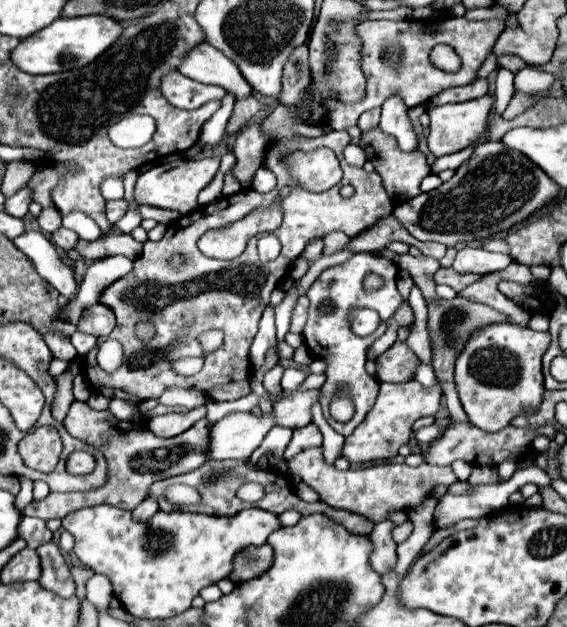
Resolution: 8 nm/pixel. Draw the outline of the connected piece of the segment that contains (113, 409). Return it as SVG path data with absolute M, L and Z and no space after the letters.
M113 398L110 402L110 412L120 420L128 420L133 414L134 408L123 400Z

